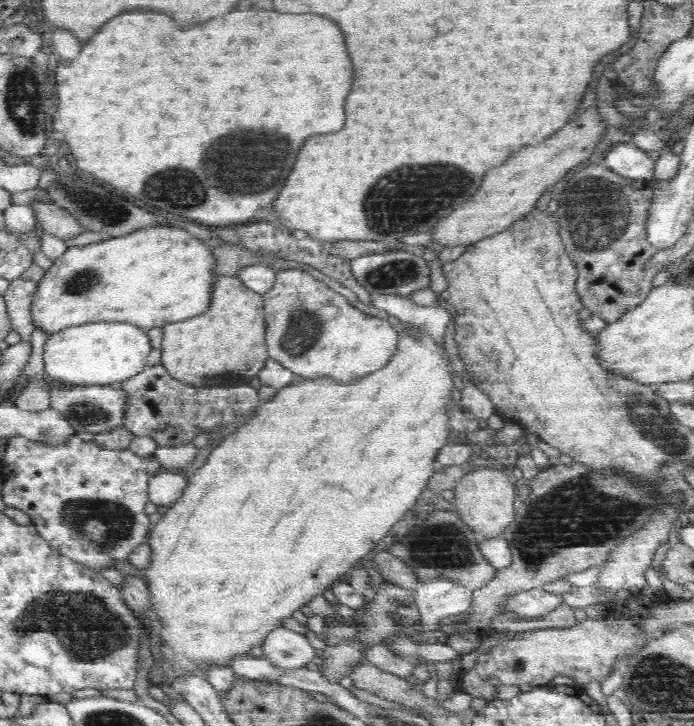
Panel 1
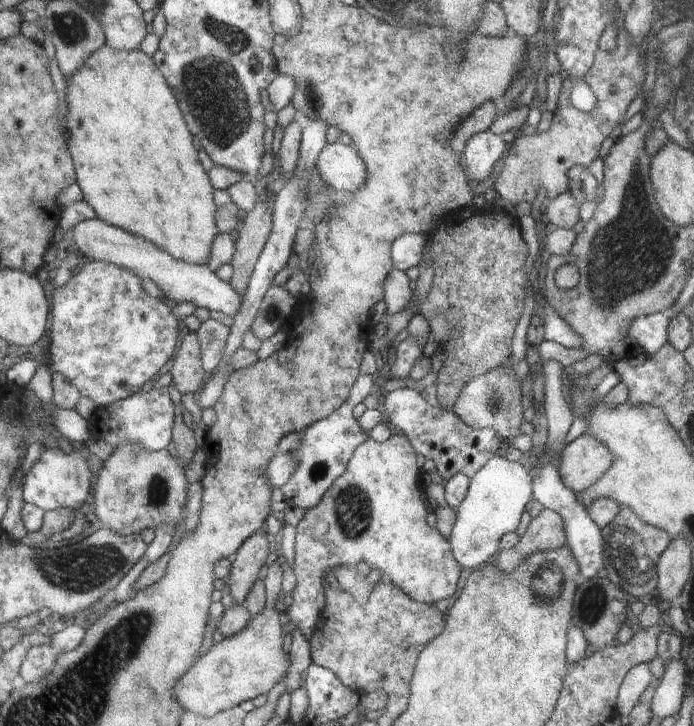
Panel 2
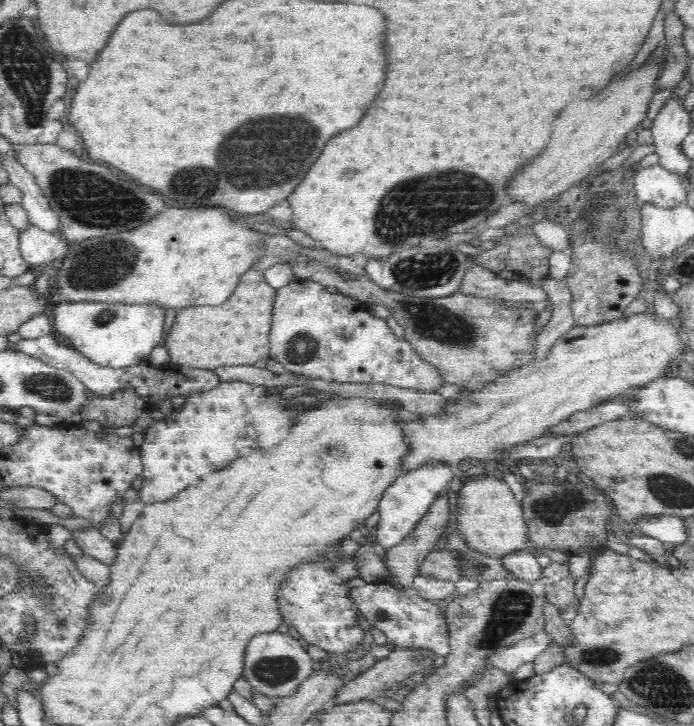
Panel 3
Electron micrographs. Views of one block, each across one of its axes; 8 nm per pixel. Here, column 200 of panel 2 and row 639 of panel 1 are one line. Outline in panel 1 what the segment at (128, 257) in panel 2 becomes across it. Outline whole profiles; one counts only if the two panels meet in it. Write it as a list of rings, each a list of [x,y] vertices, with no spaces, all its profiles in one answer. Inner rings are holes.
[[[276,627],[275,630],[272,630],[262,644],[262,651],[263,656],[266,656],[271,664],[276,664],[277,668],[283,670],[302,668],[315,658],[315,649],[309,644],[307,636],[292,632],[286,627]]]

